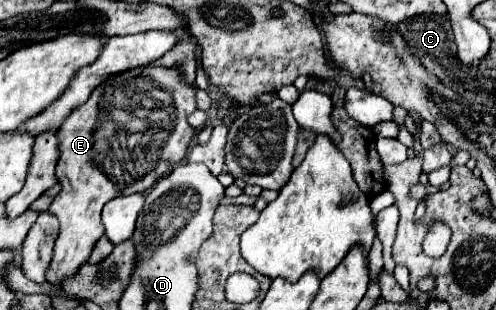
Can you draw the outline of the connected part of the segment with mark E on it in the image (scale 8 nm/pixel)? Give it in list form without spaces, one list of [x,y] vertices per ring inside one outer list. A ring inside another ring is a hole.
[[[138,67],[136,71],[116,75],[116,79],[112,79],[112,87],[114,87],[114,81],[122,83],[120,87],[124,87],[124,91],[120,95],[124,99],[116,99],[114,103],[114,89],[96,87],[90,99],[68,115],[68,119],[64,121],[64,125],[56,135],[58,149],[60,149],[60,157],[56,163],[56,177],[62,185],[62,191],[56,195],[56,199],[48,207],[48,213],[58,217],[60,221],[60,233],[58,233],[52,263],[46,275],[46,281],[52,285],[60,285],[62,279],[70,279],[88,261],[92,247],[104,235],[104,225],[100,219],[100,211],[104,203],[108,203],[118,195],[132,195],[132,193],[142,193],[152,189],[160,177],[164,177],[174,165],[178,165],[186,157],[188,143],[194,137],[194,129],[188,125],[186,115],[196,111],[196,103],[194,103],[196,89],[194,85],[188,87],[182,83],[176,67],[170,67],[170,69]],[[114,105],[116,109],[122,109],[130,115],[114,115]],[[136,133],[140,135],[140,143],[128,143],[128,139]]]

